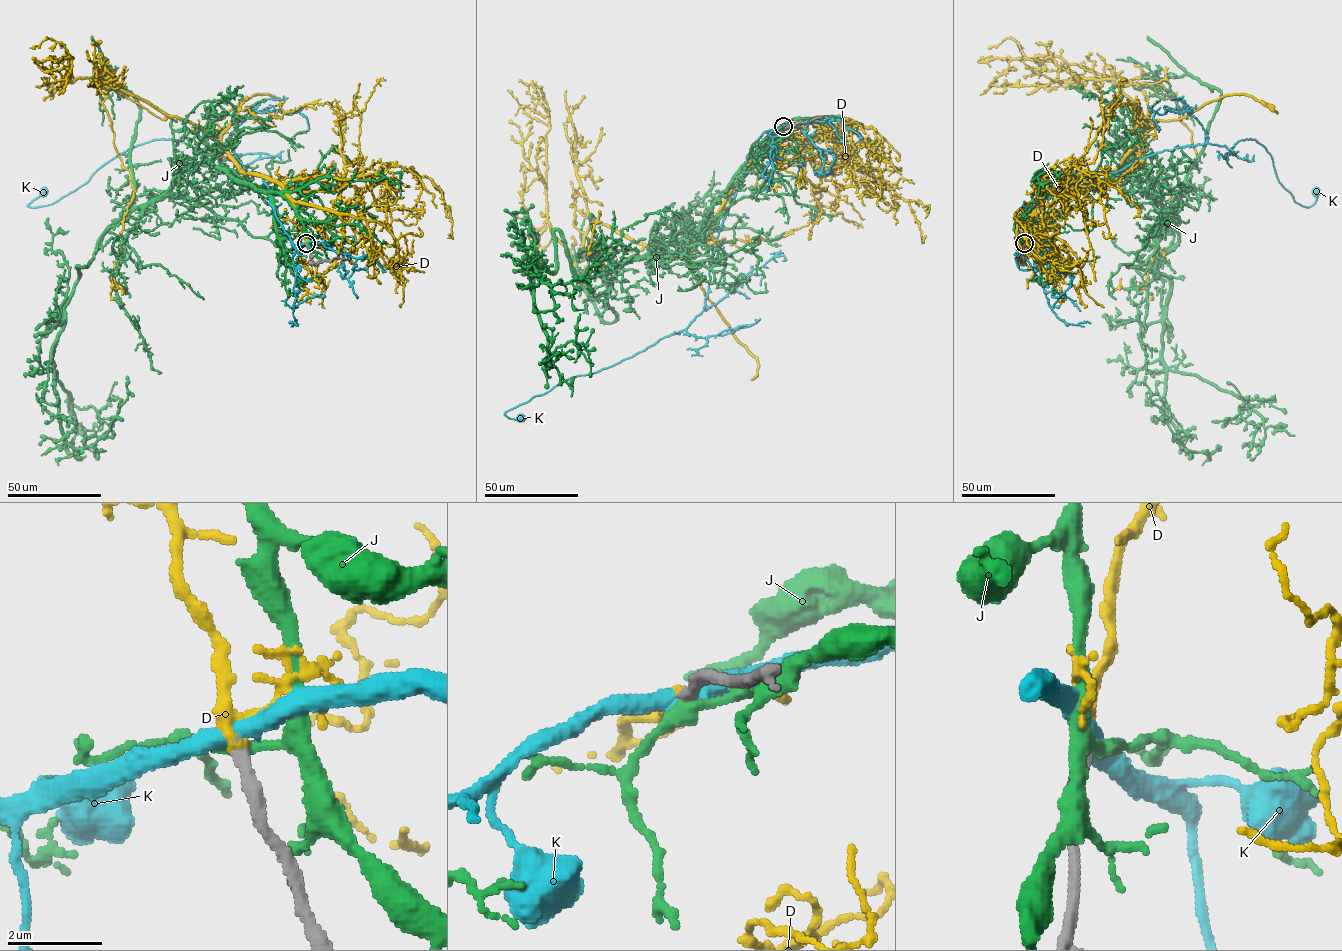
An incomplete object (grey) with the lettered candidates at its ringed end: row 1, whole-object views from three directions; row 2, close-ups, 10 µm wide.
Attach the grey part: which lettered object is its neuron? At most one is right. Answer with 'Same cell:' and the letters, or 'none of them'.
Same cell: D

